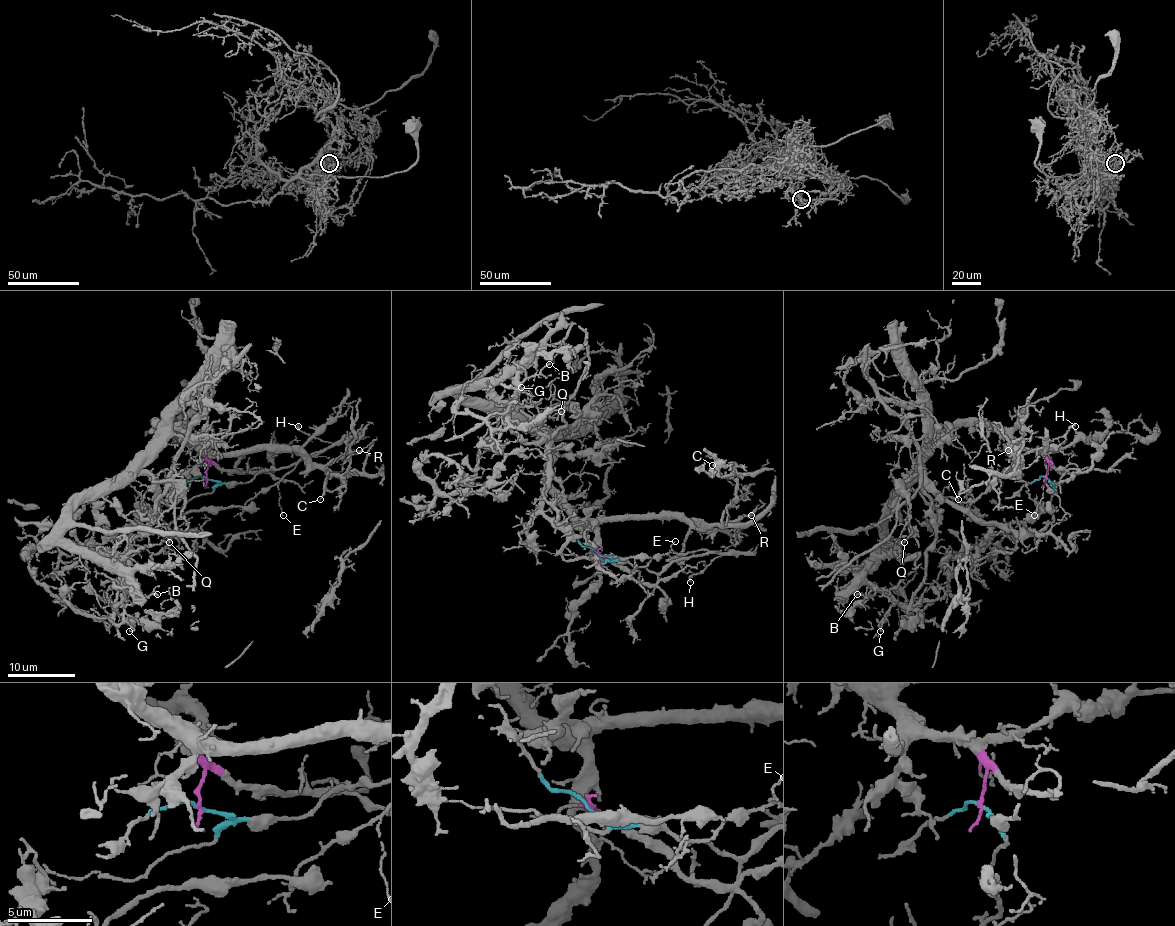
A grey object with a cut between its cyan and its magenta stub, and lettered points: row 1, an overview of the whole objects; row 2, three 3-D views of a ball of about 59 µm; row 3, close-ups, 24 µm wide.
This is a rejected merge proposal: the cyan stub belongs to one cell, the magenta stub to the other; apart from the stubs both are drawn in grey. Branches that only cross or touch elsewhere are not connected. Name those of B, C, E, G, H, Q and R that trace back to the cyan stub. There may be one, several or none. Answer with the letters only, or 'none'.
E, H

